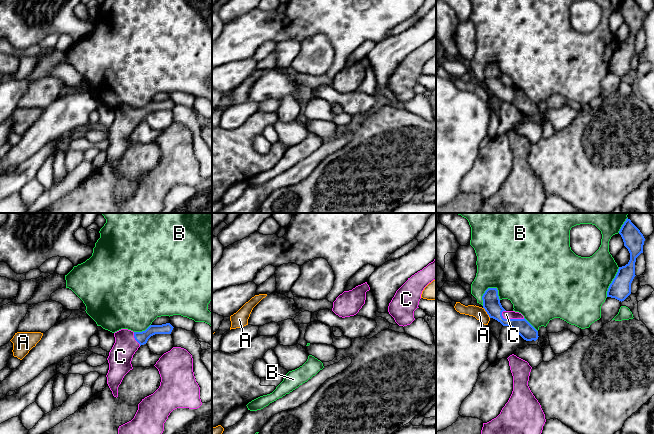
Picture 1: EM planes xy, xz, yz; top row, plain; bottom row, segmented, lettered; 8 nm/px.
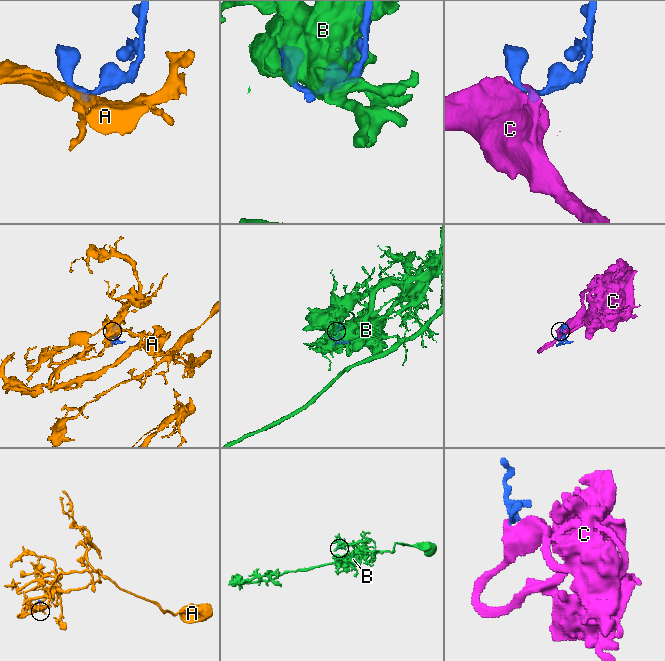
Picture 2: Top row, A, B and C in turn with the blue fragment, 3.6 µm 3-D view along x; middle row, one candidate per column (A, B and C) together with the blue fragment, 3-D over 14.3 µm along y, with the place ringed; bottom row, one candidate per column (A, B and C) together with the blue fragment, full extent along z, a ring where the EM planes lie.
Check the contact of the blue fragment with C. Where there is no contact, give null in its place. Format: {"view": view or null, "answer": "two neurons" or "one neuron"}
{"view": "yz", "answer": "one neuron"}

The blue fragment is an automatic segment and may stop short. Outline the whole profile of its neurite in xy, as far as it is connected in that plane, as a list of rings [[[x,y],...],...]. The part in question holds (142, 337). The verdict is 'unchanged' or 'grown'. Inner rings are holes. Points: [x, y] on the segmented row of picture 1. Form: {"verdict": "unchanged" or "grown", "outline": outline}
{"verdict": "grown", "outline": [[[170,323],[150,325],[145,331],[133,332],[121,329],[114,333],[115,343],[107,358],[109,370],[106,375],[107,384],[114,397],[118,397],[118,387],[124,376],[133,369],[131,361],[133,355],[141,345],[155,334],[171,334],[173,326]]]}

